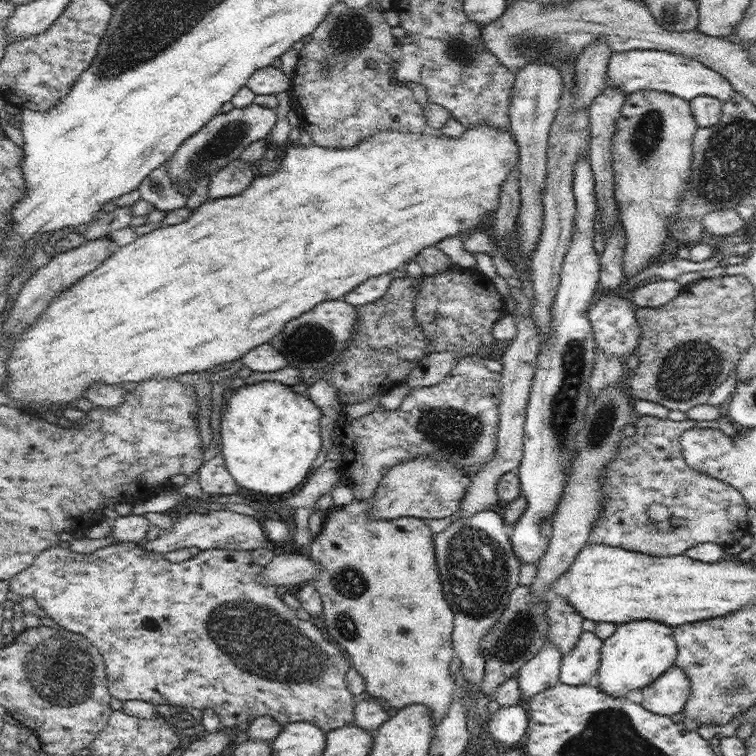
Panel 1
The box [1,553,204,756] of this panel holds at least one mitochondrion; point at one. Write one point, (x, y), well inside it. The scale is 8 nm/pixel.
(58, 670)

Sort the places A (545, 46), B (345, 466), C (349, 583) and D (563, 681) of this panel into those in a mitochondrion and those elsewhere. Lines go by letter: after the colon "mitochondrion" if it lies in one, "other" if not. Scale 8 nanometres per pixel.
A: mitochondrion
B: other
C: mitochondrion
D: other

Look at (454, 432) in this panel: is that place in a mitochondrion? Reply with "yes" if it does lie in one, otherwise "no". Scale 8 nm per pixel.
yes

